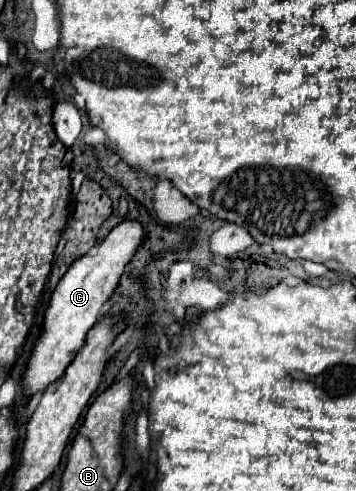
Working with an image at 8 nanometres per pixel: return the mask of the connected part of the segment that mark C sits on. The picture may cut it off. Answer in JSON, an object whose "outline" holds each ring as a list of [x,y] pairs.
{"outline":[[[126,217],[120,221],[110,235],[90,253],[76,259],[72,267],[66,271],[62,281],[52,293],[50,307],[46,311],[46,323],[40,339],[36,341],[36,347],[32,351],[32,357],[28,359],[28,369],[24,375],[24,391],[26,395],[34,395],[42,391],[46,385],[52,383],[52,379],[60,377],[70,359],[82,349],[86,343],[86,335],[96,323],[104,303],[118,287],[118,281],[126,269],[126,265],[132,261],[134,253],[142,245],[144,239],[144,225],[136,219]]]}

